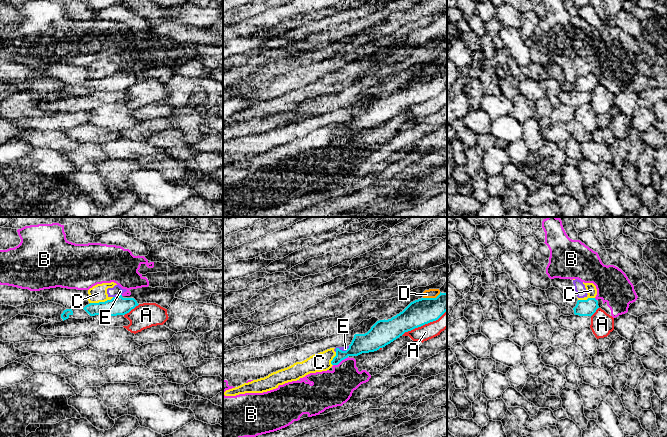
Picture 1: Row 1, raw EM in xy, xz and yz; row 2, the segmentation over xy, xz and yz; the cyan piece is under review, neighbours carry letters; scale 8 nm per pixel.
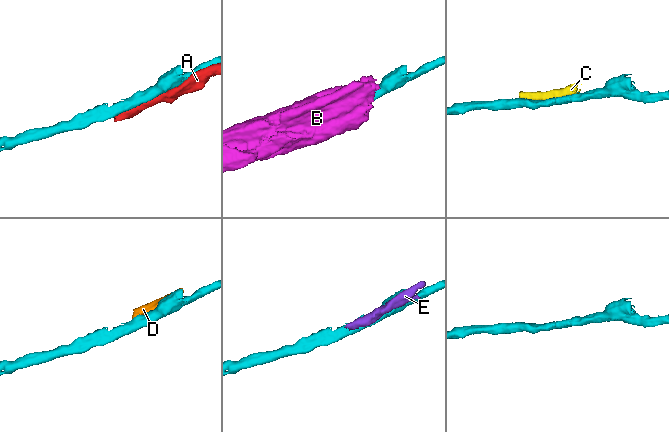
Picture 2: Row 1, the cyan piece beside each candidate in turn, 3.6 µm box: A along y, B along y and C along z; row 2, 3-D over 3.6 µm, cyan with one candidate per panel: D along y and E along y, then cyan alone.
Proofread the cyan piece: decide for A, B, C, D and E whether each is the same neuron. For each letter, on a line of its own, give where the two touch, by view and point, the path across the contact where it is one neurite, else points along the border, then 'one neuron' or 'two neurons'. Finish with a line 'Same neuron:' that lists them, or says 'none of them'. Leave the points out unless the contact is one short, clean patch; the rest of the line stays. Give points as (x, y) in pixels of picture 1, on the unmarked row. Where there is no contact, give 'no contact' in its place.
A: contact xz (423, 100); two neurons
B: contact xz (340, 137); two neurons
C: contact xy (101, 78); two neurons
D: contact xz (431, 74); border xz (440, 68), (435, 73), (423, 74); two neurons
E: contact xy (117, 72); two neurons
Same neuron: none of them

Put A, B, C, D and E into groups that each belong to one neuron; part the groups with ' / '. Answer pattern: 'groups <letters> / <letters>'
groups A / B / C E / D

